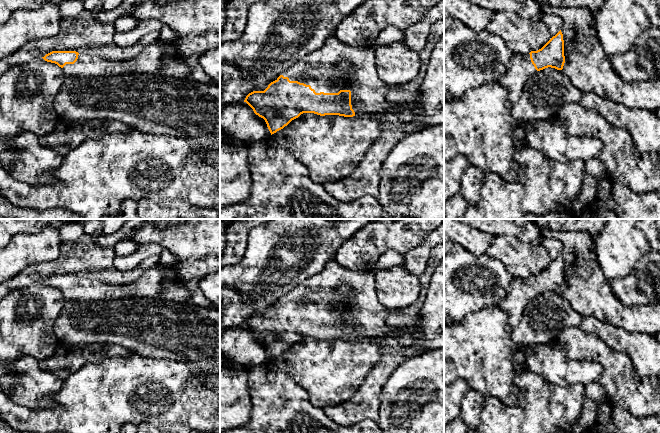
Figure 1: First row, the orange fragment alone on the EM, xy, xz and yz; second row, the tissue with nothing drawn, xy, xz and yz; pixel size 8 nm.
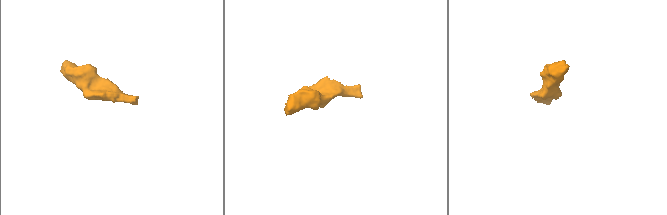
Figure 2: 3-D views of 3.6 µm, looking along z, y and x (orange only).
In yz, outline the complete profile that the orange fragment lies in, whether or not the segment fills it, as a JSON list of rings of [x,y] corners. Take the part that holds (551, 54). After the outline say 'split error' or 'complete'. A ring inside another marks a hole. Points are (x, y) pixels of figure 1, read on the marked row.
[[[561,30],[541,49],[526,55],[513,54],[507,74],[498,83],[508,91],[508,104],[512,108],[519,100],[527,82],[537,71],[551,67],[562,70],[565,63],[564,40]]]; split error

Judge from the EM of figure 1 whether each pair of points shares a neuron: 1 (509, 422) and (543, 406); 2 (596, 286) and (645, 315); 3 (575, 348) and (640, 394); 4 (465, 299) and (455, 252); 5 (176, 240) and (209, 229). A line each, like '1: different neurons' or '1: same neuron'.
1: same neuron
2: same neuron
3: same neuron
4: same neuron
5: same neuron

